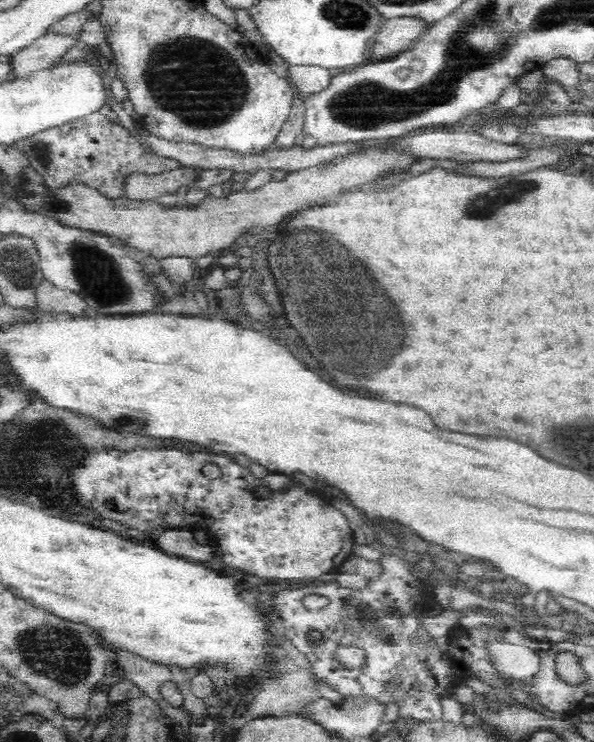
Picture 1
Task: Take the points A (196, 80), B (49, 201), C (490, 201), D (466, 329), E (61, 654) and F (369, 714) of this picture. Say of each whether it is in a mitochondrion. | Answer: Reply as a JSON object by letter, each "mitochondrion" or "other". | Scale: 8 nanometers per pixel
{"A":"mitochondrion","B":"mitochondrion","C":"mitochondrion","D":"other","E":"mitochondrion","F":"other"}

